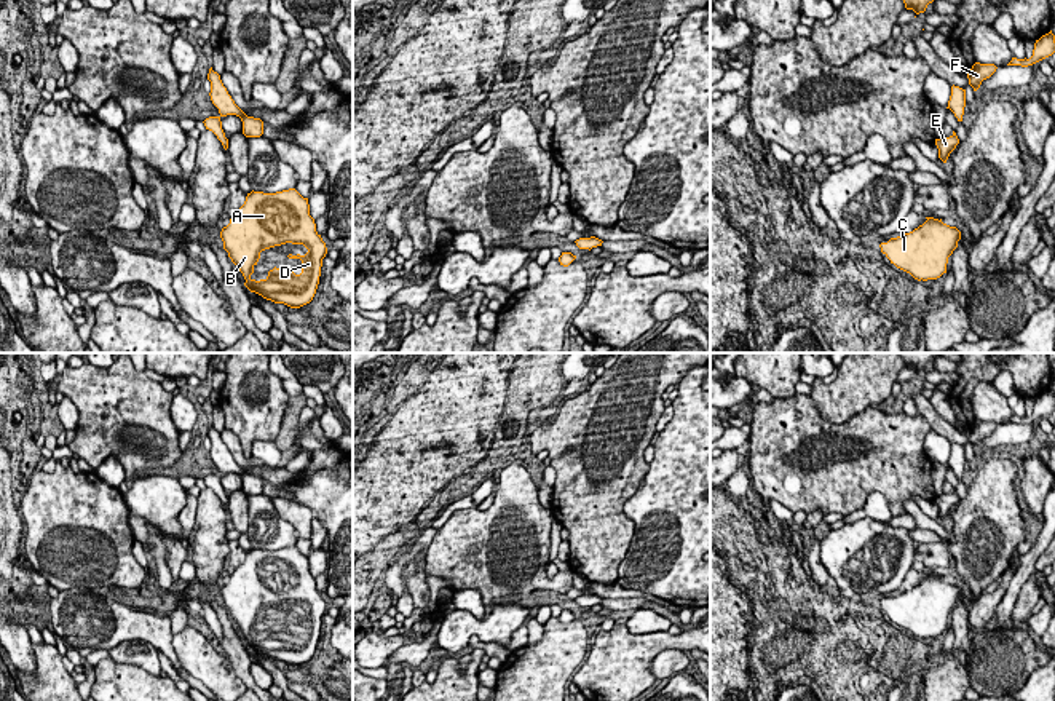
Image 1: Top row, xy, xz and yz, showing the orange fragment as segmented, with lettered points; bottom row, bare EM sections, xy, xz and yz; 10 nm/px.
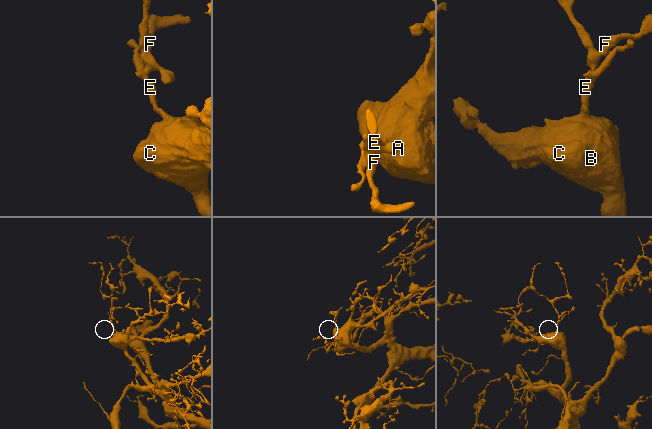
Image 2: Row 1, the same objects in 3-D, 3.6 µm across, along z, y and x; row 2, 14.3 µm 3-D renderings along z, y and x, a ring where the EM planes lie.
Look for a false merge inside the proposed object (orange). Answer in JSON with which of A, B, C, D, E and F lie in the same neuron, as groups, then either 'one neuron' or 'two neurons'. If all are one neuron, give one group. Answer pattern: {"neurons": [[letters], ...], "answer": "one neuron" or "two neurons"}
{"neurons": [["A", "B", "C", "D", "E", "F"]], "answer": "one neuron"}

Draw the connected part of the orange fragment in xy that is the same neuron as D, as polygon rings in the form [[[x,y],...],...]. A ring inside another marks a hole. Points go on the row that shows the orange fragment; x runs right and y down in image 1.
[[[295,188],[276,193],[252,190],[244,204],[231,214],[220,238],[251,292],[290,308],[300,308],[313,300],[327,248],[310,216],[308,198]],[[286,243],[303,244],[308,249],[305,255],[287,255],[302,260],[302,273],[295,275],[295,270],[286,271],[275,267],[265,279],[252,279],[260,252]]]

